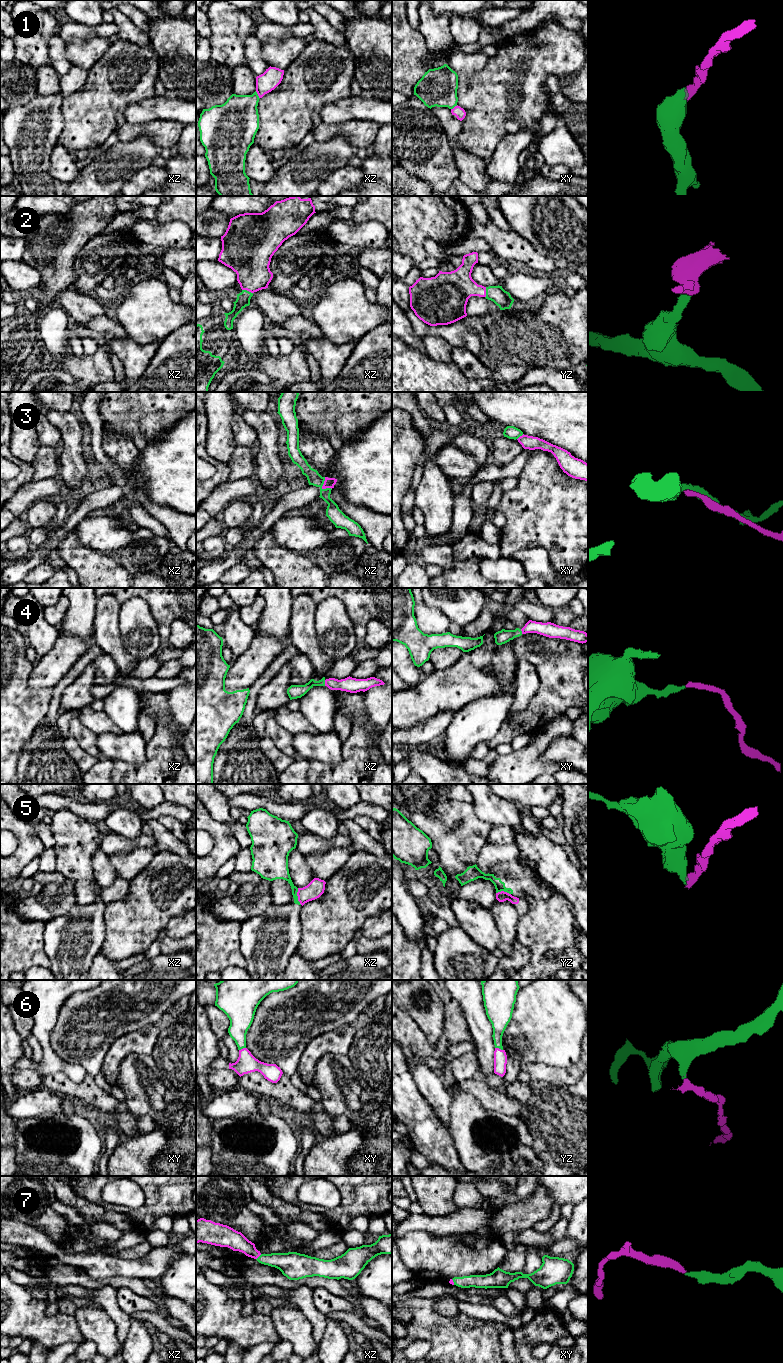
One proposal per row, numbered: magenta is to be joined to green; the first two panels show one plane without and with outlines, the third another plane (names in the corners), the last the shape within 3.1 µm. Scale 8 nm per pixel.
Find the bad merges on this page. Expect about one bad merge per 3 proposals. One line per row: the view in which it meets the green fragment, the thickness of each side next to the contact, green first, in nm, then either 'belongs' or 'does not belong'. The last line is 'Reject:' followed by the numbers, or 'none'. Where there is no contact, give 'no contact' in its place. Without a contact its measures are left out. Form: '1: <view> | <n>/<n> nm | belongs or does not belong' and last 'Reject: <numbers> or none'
1: xz | 340/160 nm | does not belong
2: xz | 110/300 nm | belongs
3: xz | 120/80 nm | does not belong
4: xz | 110/120 nm | belongs
5: xz | 130/140 nm | does not belong
6: yz | 160/110 nm | belongs
7: xz | 180/150 nm | belongs
Reject: 1, 3, 5

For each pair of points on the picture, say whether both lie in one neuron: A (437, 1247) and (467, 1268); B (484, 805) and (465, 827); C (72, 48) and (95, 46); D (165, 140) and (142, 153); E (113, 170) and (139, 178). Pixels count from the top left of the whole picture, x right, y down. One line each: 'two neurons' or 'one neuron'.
A: one neuron
B: two neurons
C: one neuron
D: two neurons
E: two neurons

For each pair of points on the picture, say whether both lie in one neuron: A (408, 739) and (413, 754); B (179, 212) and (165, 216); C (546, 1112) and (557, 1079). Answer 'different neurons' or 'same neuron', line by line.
A: different neurons
B: same neuron
C: different neurons

